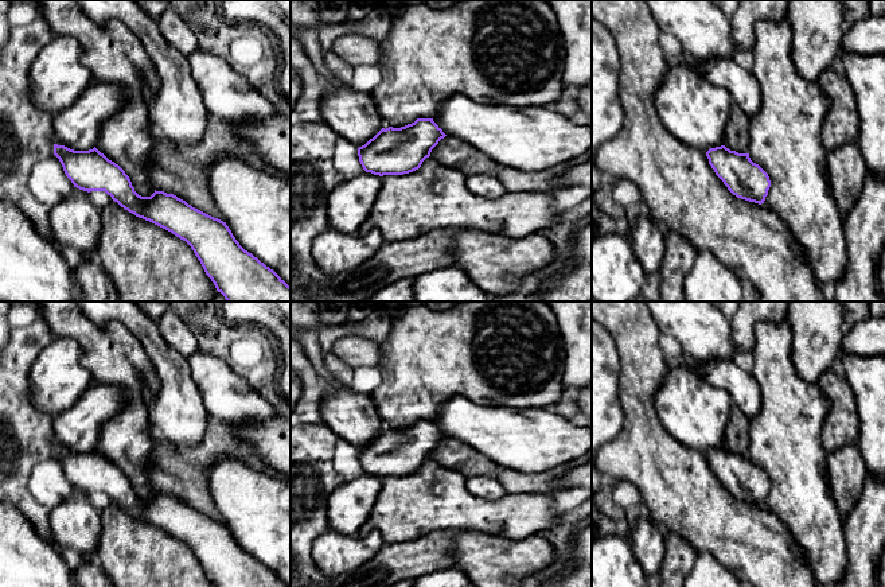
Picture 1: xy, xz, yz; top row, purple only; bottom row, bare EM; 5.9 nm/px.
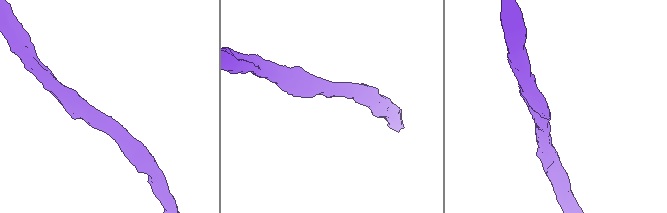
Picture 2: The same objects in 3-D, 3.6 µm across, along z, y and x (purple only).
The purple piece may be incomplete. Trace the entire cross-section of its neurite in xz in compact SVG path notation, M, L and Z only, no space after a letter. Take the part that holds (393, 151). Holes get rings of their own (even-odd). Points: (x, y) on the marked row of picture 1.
M456 93L444 100L433 118L417 118L401 128L382 128L358 148L359 162L374 175L403 175L418 170L445 136L460 139L490 156L502 167L539 172L584 155L592 148L592 124L578 125L547 106L480 104Z

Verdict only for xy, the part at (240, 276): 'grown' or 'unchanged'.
grown

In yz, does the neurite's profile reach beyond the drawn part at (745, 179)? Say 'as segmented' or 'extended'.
extended

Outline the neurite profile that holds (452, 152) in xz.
M452 136L441 139L432 149L430 158L442 166L460 171L465 176L476 174L492 175L494 171L500 170L500 166L490 156Z

